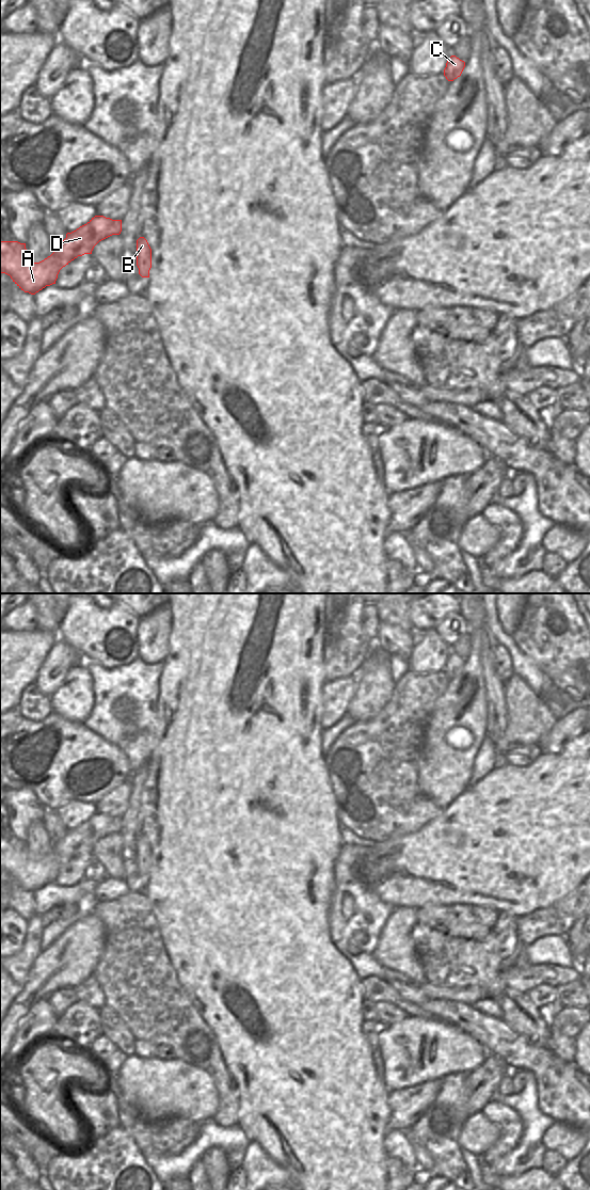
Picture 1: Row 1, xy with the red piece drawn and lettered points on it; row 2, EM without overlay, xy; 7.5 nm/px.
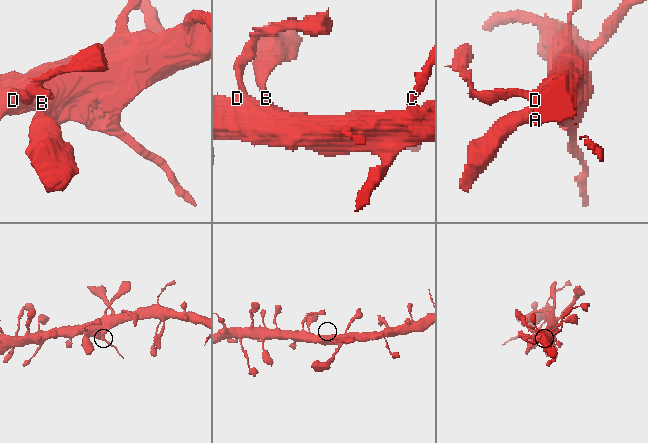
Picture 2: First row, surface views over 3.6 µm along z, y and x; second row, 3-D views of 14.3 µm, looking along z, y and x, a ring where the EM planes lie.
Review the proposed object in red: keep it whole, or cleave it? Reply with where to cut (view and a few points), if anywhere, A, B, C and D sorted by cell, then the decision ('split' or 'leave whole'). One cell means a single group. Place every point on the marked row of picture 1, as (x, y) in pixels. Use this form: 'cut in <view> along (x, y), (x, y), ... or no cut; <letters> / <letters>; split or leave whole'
no cut; A B C D; leave whole

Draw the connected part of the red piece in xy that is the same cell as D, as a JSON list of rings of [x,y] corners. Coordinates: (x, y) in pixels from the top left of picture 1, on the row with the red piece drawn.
[[[95,216],[86,224],[67,233],[63,241],[53,245],[53,253],[39,263],[30,259],[26,243],[0,241],[0,272],[10,275],[25,292],[35,295],[55,284],[60,270],[71,260],[92,254],[99,241],[121,232],[122,220]]]

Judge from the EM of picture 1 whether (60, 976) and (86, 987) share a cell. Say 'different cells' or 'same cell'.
different cells

